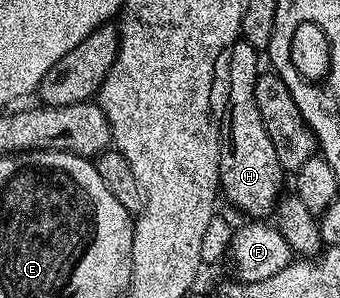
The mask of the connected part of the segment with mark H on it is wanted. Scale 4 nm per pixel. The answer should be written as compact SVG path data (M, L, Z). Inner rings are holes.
M239 42L230 49L224 64L224 72L226 68L226 76L230 79L230 85L226 88L226 117L220 120L220 188L225 199L227 196L250 218L269 217L284 192L284 170L280 166L280 158L276 158L272 138L268 138L268 130L264 130L264 118L260 118L260 110L256 106L256 82L260 75L258 56L259 49L245 42Z

